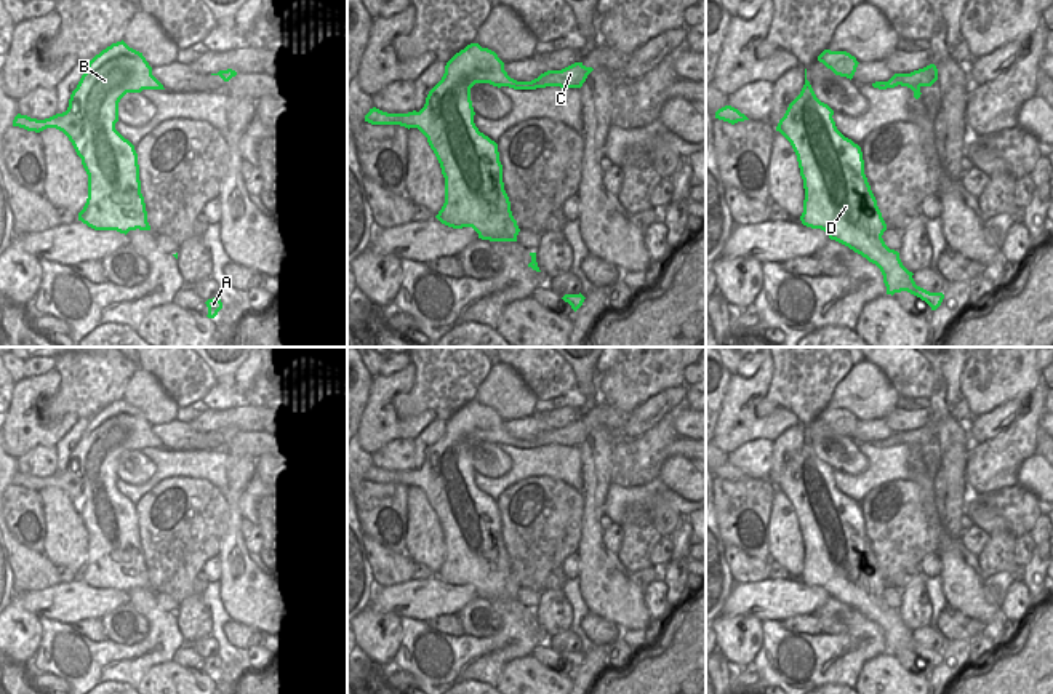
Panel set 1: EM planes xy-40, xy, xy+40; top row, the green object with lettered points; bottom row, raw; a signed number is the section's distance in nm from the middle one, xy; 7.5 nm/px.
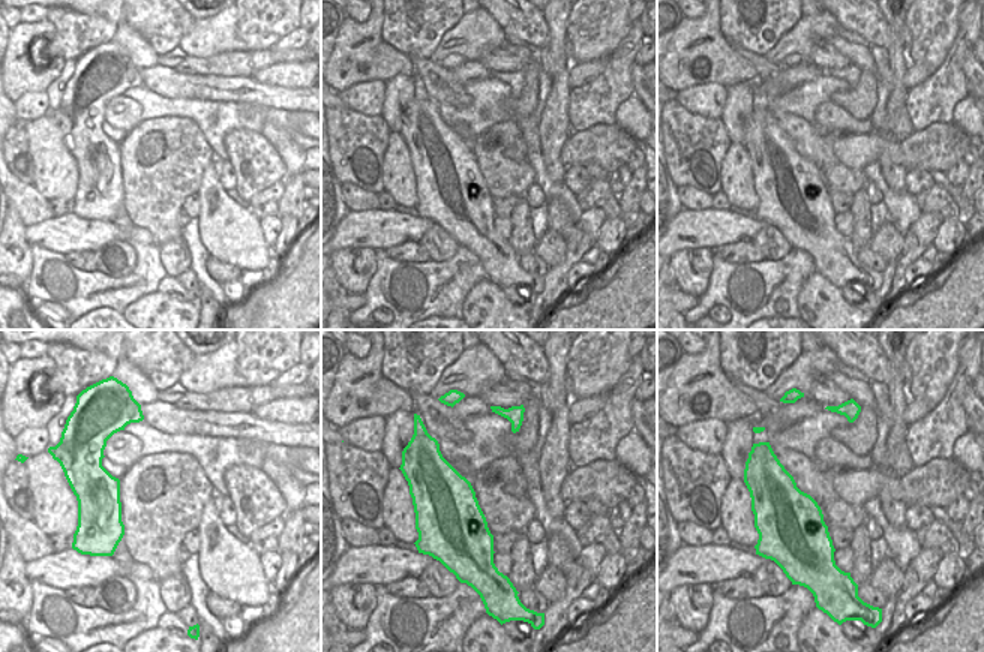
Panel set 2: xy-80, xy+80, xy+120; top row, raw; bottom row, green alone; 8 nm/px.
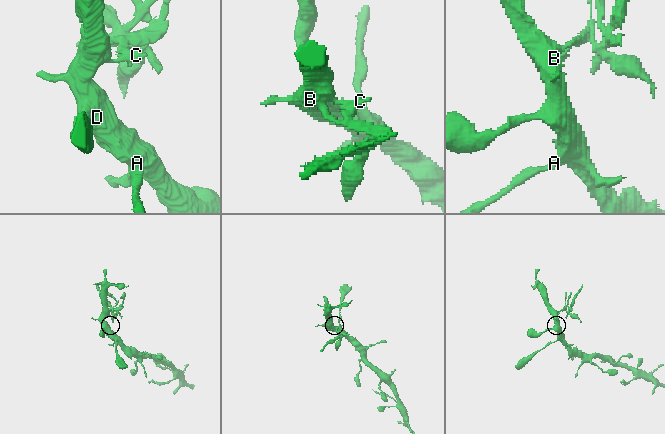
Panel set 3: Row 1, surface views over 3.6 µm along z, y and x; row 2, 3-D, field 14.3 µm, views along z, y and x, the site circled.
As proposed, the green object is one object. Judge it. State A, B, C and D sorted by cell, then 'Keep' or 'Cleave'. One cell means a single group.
Groups: A B D / C. Cleave

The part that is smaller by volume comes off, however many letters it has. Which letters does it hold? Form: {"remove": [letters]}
{"remove": ["C"]}

